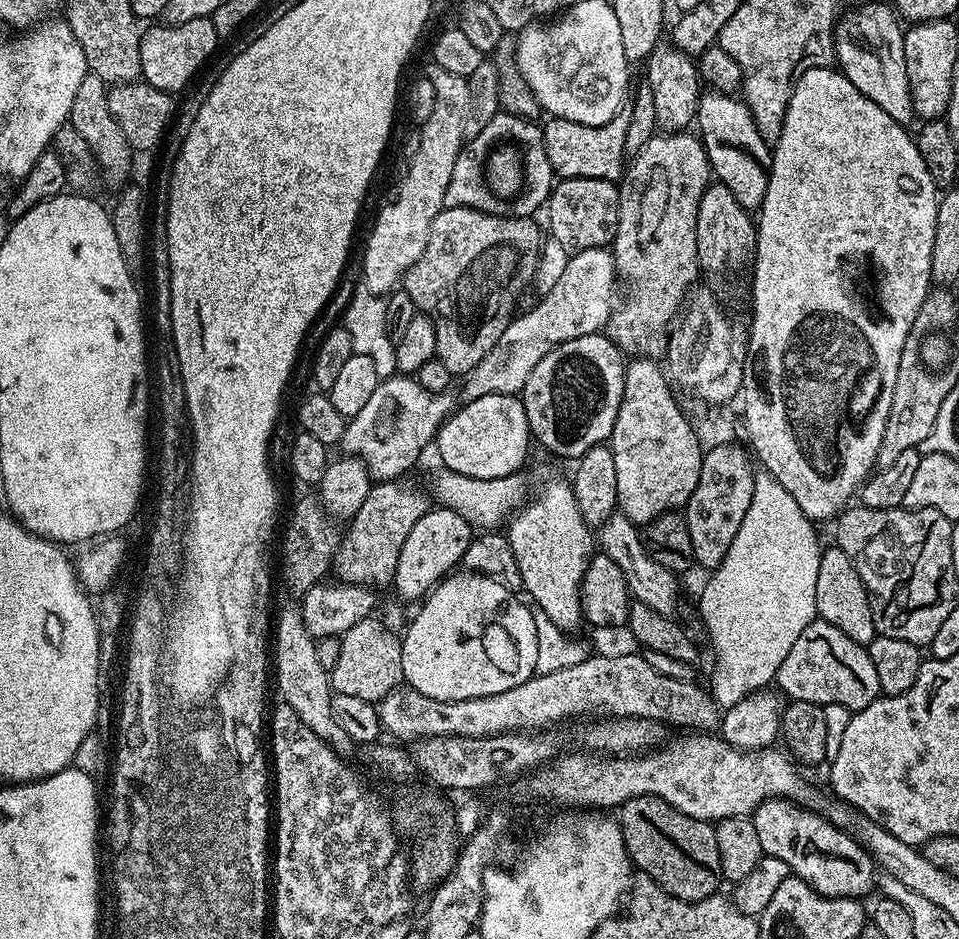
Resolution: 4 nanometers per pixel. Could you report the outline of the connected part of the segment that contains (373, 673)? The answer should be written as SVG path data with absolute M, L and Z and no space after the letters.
M365 618L350 626L339 641L340 653L336 661L330 664L331 691L373 702L386 698L390 690L405 683L400 642L401 637L380 618Z

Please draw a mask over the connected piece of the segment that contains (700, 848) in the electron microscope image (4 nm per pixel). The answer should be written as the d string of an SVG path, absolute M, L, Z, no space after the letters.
M644 795L639 797L634 797L632 799L628 799L623 803L618 810L620 812L620 816L618 815L618 823L620 826L620 831L623 834L624 845L627 848L628 856L631 857L633 865L640 869L642 868L645 872L643 872L649 879L655 881L656 884L659 884L664 891L670 893L672 896L678 897L679 900L684 901L700 901L705 900L708 896L713 896L717 893L718 882L720 883L718 875L721 873L720 871L720 855L718 854L718 844L717 844L717 836L715 825L710 823L707 820L702 820L700 818L694 819L690 818L689 815L682 814L681 811L678 811L676 807L670 806L664 799L660 799L657 796L652 795Z

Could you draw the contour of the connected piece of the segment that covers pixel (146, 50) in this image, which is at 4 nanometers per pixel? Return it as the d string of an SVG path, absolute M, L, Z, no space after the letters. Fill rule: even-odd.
M211 18L181 24L165 23L164 28L143 29L141 38L141 73L145 83L169 94L177 94L192 80L192 75L207 62L216 48L218 37Z

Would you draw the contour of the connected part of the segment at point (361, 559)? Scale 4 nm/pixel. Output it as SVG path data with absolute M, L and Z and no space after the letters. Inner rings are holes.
M400 482L373 483L370 494L366 494L366 502L362 502L362 510L354 514L347 525L348 533L343 533L337 543L330 561L330 572L342 584L358 584L376 586L379 580L391 581L393 570L398 562L398 554L402 550L402 542L406 534L429 511L430 500L420 492L411 492L403 488ZM428 500L429 504L428 504Z

